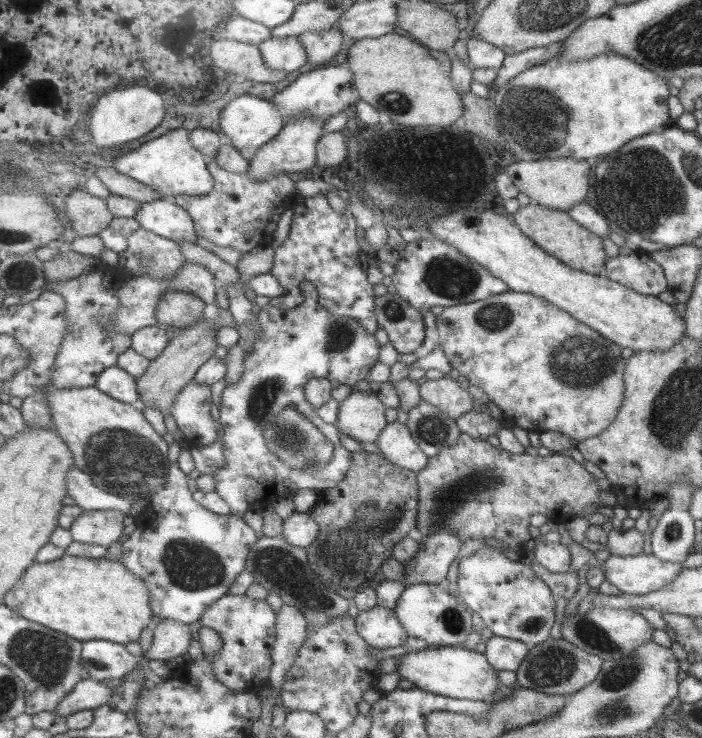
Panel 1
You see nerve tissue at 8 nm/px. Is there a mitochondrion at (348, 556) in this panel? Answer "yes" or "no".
yes

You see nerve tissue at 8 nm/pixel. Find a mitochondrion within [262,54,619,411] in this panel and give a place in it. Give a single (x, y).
(537, 120)

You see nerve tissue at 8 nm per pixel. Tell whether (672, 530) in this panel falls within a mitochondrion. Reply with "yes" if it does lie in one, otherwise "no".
yes

